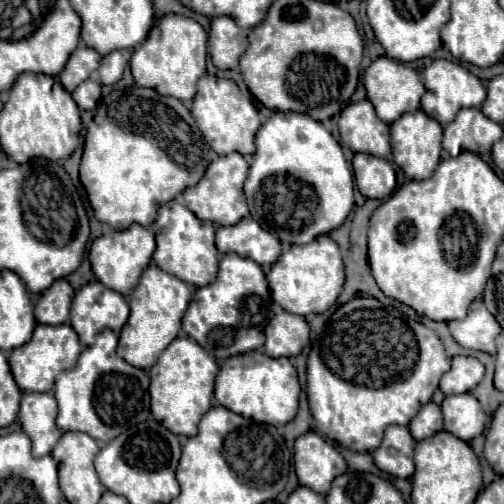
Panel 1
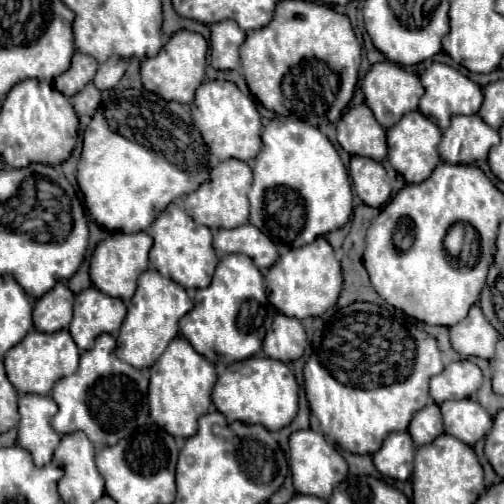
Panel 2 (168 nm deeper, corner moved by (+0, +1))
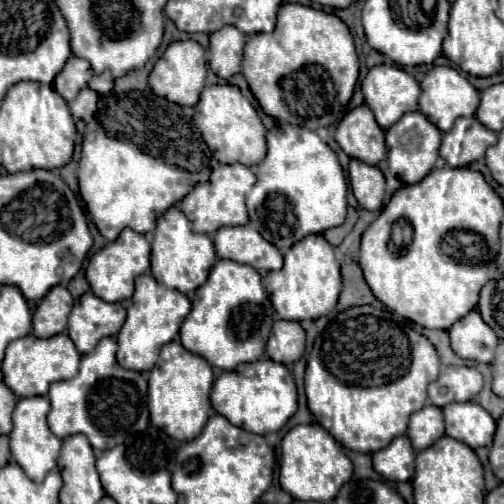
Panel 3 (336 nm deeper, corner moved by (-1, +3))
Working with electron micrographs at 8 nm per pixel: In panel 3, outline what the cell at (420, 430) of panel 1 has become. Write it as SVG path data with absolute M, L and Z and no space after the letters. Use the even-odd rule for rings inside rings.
M433 404L421 408L409 420L407 436L411 436L411 444L413 444L415 452L421 452L423 448L429 448L443 434L445 434L443 412Z

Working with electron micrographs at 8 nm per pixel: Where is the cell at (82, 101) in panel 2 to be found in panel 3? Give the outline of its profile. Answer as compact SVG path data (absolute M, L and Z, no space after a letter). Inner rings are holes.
M83 88L83 92L79 92L79 96L69 102L69 108L71 108L71 114L75 120L85 120L89 116L95 114L97 110L97 92L91 90L91 88Z

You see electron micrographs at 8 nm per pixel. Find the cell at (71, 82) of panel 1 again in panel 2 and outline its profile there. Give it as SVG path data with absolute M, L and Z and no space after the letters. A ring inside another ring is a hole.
M74 52L72 56L72 66L70 70L66 70L64 74L60 74L54 80L54 86L66 94L66 96L74 96L78 90L82 90L88 82L92 82L94 74L98 70L98 62L94 58L90 58L88 54L82 52Z

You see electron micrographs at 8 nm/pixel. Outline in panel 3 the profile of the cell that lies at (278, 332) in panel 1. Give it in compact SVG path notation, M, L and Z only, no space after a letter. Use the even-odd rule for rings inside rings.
M277 320L265 348L267 356L279 364L293 364L305 352L305 330L299 322Z

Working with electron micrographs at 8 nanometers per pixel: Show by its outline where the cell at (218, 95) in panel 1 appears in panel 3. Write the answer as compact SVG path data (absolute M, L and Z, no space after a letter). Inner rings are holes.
M217 84L217 86L207 86L201 92L201 100L195 106L193 122L199 128L203 140L211 148L213 156L221 164L243 164L243 166L253 166L263 160L267 144L265 144L265 126L259 120L255 108L249 104L249 100L241 94L237 86L231 84Z

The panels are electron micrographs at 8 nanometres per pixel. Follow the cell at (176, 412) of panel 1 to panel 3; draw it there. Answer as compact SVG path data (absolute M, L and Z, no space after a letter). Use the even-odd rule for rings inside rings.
M177 340L165 344L149 376L147 406L151 414L151 424L161 428L175 440L181 440L181 442L193 440L195 436L199 436L199 432L203 430L203 424L209 418L211 384L213 384L213 372L207 360L187 352Z

